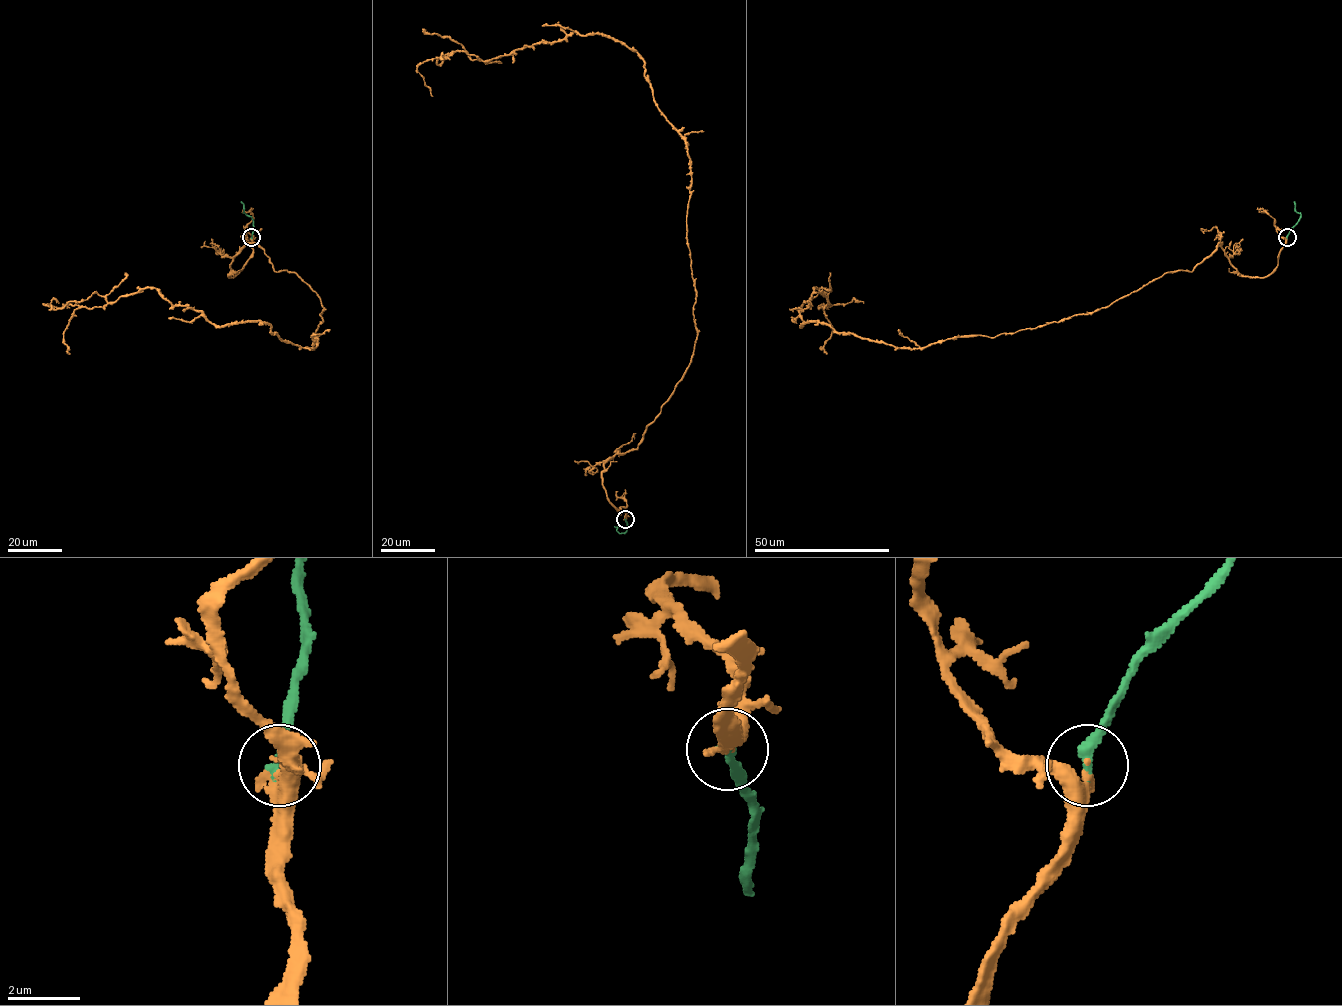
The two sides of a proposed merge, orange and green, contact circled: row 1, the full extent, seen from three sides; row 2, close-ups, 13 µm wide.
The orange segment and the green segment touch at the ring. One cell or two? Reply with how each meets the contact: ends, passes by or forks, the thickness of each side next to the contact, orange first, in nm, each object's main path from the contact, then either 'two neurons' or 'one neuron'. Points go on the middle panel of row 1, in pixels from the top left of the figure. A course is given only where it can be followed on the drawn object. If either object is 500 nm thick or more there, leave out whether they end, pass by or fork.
orange passes by | green ends | 320/320 nm | orange via (625, 519), (604, 464), (638, 446), (697, 336), (687, 142), (643, 59), (601, 34), (426, 59), (433, 96) | green via (625, 519), (625, 532), (619, 533), (615, 527) | one neuron

